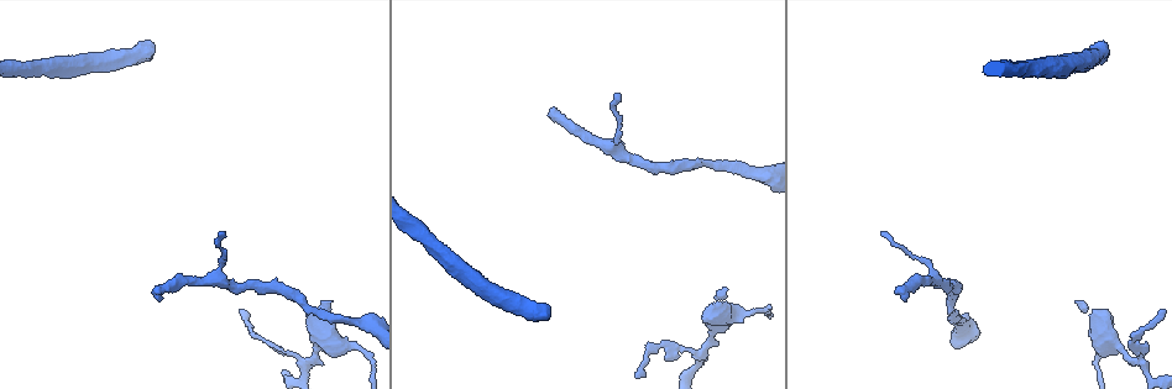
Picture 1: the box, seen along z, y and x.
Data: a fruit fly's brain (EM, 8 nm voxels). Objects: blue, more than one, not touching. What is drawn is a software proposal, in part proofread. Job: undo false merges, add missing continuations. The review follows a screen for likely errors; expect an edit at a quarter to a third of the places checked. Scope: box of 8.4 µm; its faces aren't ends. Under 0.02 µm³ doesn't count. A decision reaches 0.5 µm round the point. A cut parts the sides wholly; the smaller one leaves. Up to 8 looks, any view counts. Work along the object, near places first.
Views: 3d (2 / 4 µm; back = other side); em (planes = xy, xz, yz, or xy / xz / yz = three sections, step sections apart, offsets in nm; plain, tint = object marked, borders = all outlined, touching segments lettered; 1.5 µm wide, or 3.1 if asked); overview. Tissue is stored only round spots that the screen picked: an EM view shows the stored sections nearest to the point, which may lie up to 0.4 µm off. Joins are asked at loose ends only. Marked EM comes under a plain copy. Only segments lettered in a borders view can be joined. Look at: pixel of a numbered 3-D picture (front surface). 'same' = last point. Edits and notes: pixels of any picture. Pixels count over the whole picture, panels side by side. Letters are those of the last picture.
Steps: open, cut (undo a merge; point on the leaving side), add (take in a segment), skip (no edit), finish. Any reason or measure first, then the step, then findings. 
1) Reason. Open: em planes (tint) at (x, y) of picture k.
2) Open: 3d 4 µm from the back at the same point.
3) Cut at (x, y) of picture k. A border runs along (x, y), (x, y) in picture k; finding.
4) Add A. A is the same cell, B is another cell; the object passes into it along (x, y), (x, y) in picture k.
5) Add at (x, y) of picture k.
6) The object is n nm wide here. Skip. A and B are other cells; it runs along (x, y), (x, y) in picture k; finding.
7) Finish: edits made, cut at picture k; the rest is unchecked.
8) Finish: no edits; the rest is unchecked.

Arms part here. Open: em planes (borders) at (306, 360) of picture 1.

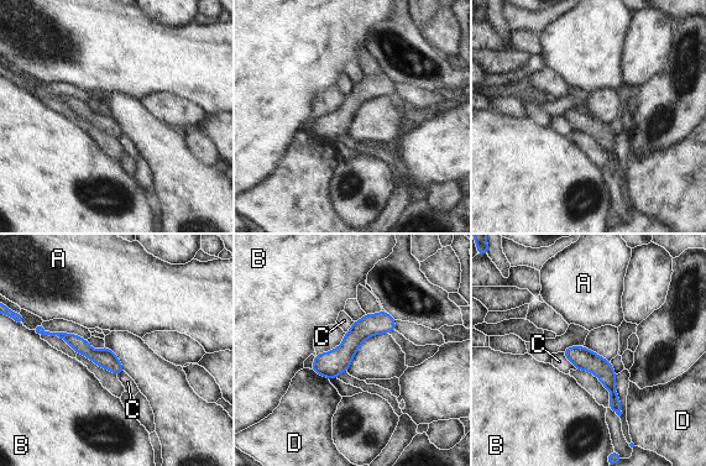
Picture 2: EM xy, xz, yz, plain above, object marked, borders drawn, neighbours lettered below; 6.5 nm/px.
Skip. A, B, C and D are other cells; it runs along (37, 329), (71, 338), (119, 370) in picture 2; continuous, no second cell.

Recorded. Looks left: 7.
Free end. Open: em yz step 4 (borders) at (221, 231) of picture 1.

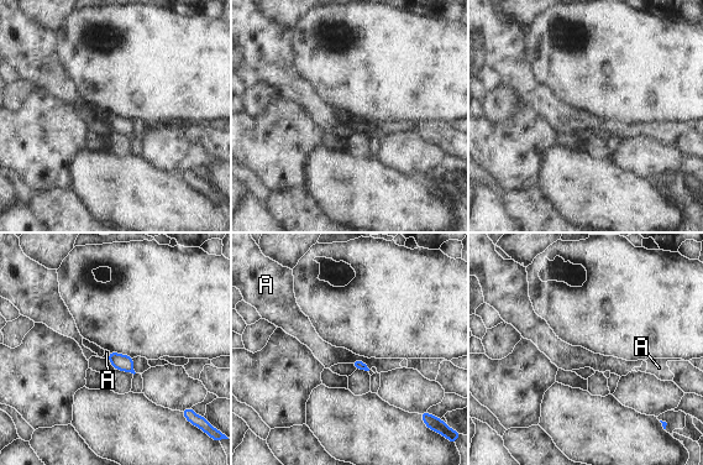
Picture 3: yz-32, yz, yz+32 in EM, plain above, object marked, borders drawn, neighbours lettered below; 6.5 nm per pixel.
Skip. A is another cell; a border runs along (350, 362), (361, 360), (370, 369) in picture 3; no lettered segment goes on from it.

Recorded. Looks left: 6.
Thick end. Open: em planes (borders) at (1105, 44) of picture 1.

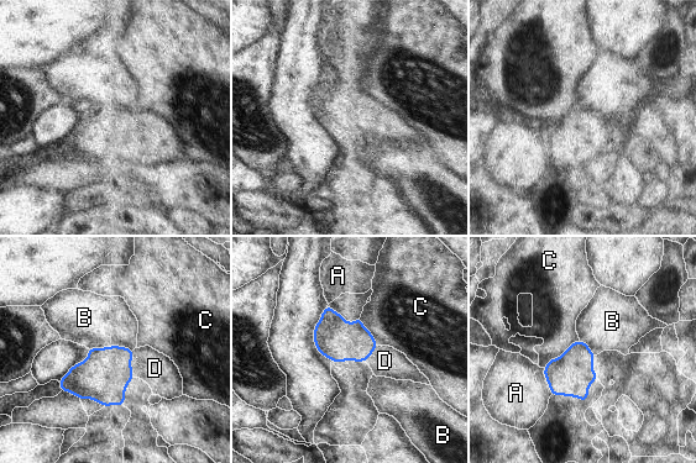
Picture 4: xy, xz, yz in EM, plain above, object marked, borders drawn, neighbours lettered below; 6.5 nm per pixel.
The object is 240 nm wide here. Add D. D is the same cell, A, B and C are other cells; the object passes into it along (103, 377), (130, 363), (155, 368) in picture 4; the cell continues.

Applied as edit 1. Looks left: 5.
Finish: edits made, add at picture 4; the rest is unchecked.

